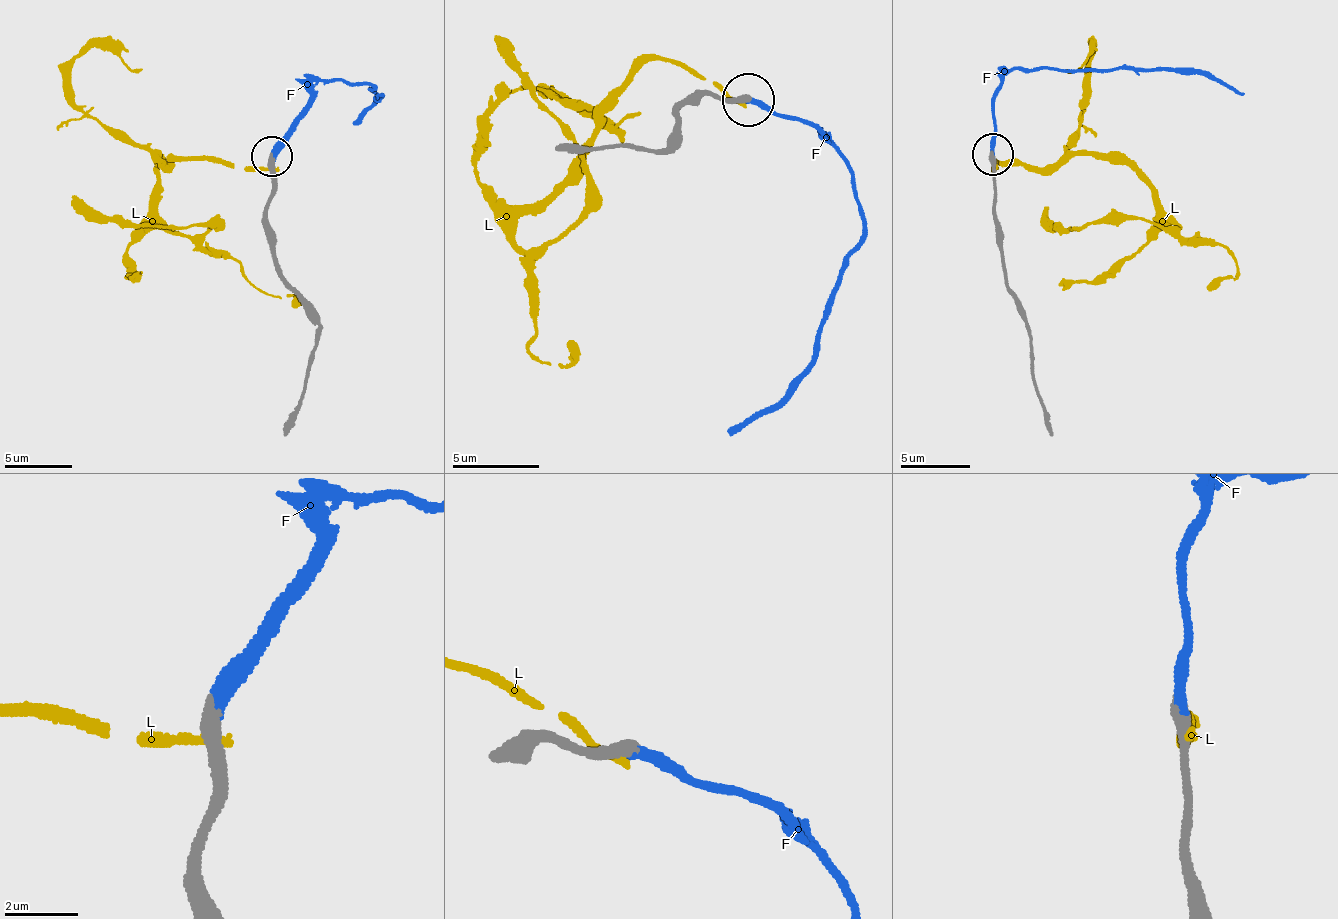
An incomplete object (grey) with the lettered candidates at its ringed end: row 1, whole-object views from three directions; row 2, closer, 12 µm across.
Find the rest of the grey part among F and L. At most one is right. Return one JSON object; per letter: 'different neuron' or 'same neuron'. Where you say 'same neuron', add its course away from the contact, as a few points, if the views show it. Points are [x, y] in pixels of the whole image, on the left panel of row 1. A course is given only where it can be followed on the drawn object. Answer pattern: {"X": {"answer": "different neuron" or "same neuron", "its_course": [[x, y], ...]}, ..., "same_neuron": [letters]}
{"F": {"answer": "same neuron", "its_course": [[272, 157], [272, 147], [322, 80], [373, 84], [375, 93], [385, 95], [374, 99], [356, 123]]}, "L": {"answer": "different neuron"}, "same_neuron": ["F"]}

